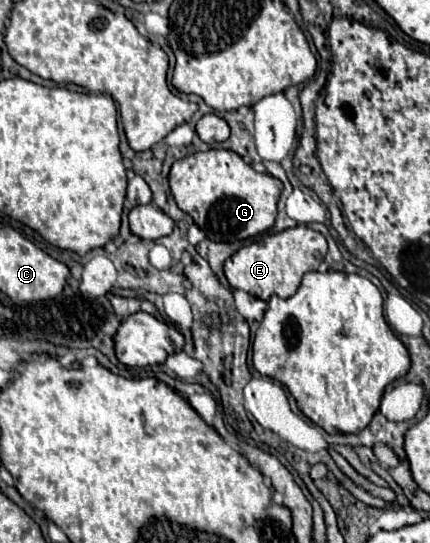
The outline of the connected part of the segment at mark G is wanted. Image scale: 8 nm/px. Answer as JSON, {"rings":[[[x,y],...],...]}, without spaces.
{"rings":[[[209,149],[173,163],[169,173],[171,195],[181,211],[191,215],[195,225],[211,241],[233,243],[269,231],[277,217],[281,181],[269,173],[257,173],[237,153]]]}

